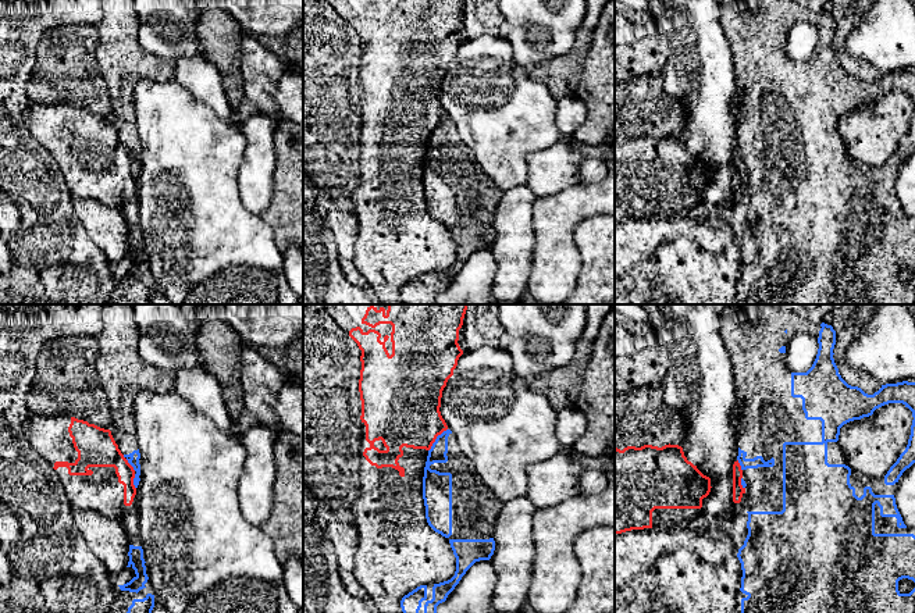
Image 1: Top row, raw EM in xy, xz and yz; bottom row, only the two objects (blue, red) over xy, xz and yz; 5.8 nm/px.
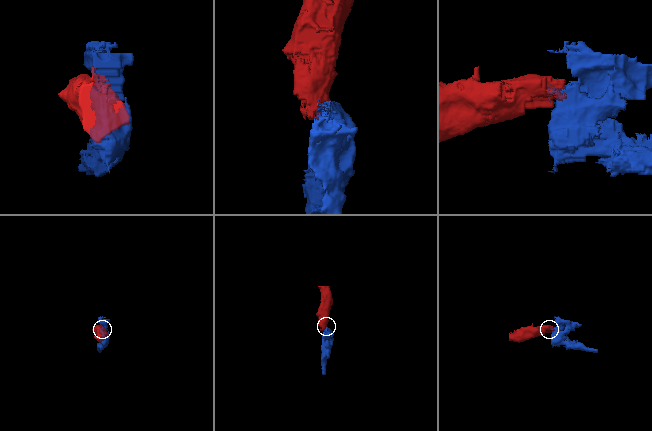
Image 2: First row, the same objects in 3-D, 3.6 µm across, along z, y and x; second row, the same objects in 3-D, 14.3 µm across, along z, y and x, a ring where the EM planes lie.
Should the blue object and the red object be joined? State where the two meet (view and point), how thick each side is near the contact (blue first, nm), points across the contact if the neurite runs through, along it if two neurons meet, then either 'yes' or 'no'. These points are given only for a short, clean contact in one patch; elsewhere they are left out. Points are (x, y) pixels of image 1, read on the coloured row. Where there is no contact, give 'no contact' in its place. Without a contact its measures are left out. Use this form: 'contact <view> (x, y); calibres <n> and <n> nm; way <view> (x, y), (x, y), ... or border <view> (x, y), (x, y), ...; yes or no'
contact xz (435, 439); calibres 140 and 420 nm; border xz (447, 428), (437, 437), (428, 451); no

